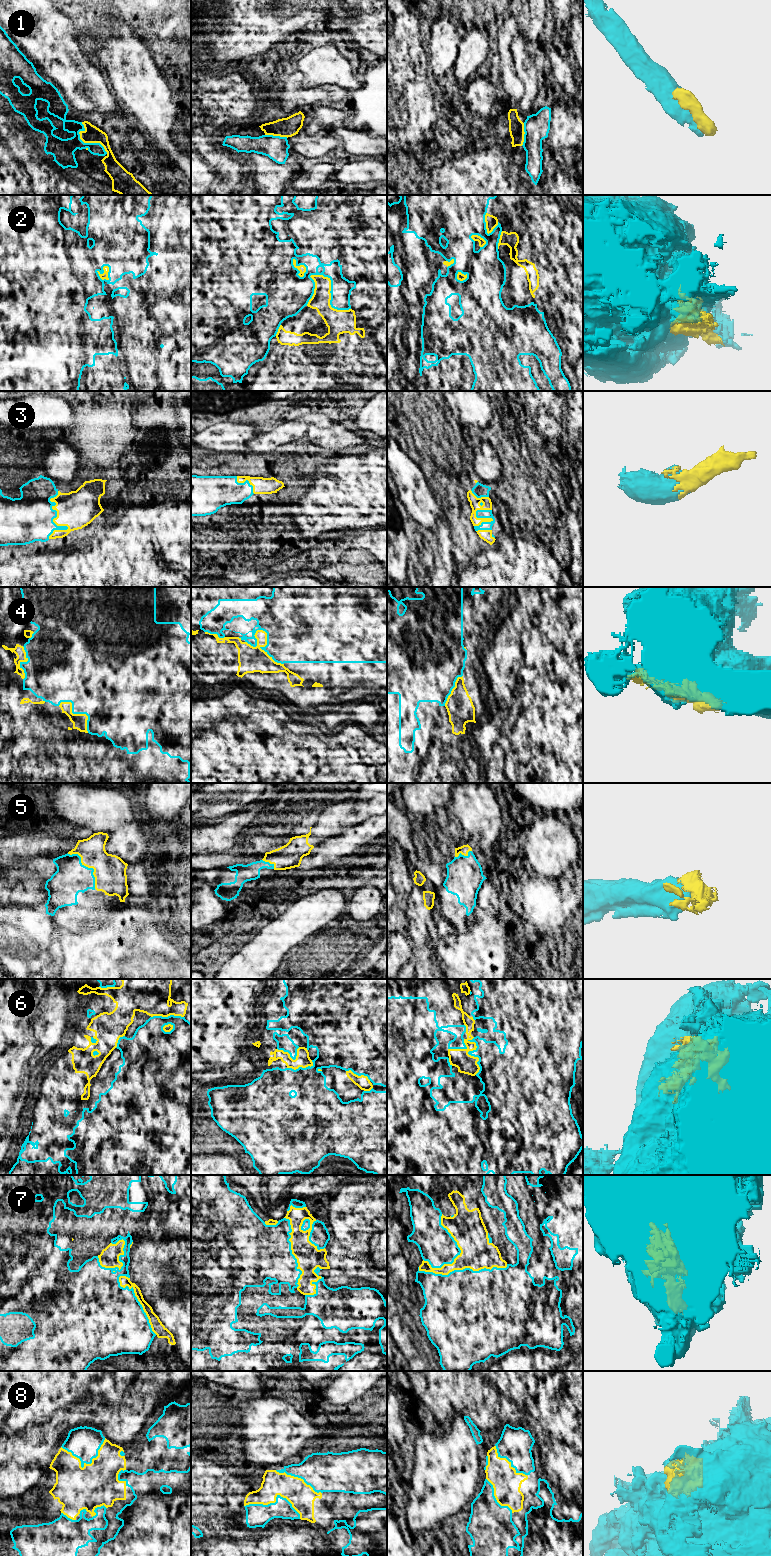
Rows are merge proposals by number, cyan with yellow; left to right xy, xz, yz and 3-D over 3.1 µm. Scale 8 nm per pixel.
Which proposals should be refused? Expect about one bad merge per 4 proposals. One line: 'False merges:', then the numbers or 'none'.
False merges: 1, 2

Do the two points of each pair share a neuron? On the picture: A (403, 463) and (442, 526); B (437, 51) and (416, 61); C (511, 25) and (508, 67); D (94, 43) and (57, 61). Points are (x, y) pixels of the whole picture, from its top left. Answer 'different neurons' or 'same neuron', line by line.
A: different neurons
B: different neurons
C: same neuron
D: different neurons

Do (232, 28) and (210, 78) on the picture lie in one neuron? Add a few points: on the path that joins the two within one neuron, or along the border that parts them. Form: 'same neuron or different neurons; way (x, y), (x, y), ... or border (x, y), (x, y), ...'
different neurons; border (248, 32), (245, 37), (233, 42), (219, 40)

